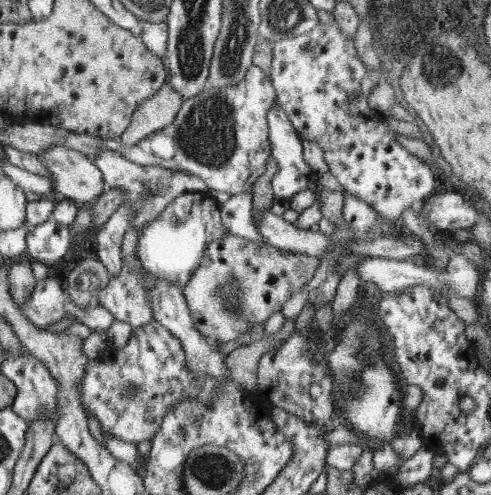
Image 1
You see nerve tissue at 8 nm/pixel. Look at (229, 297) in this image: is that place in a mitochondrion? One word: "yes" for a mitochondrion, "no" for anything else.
yes

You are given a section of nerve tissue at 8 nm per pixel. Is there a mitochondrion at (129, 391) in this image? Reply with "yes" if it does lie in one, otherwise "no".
yes

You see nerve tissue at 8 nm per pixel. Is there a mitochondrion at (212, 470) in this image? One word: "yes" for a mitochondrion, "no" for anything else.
yes

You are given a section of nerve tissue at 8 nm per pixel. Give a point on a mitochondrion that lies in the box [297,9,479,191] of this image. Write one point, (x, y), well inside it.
(442, 66)

